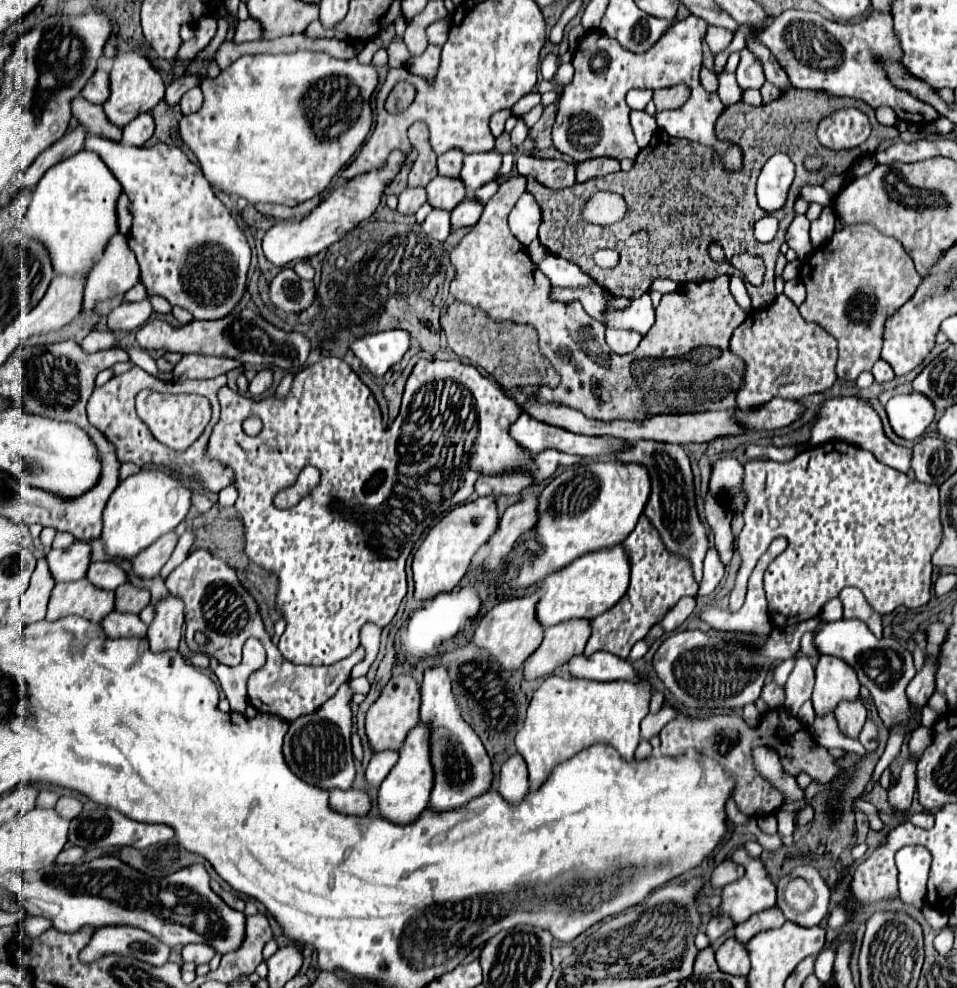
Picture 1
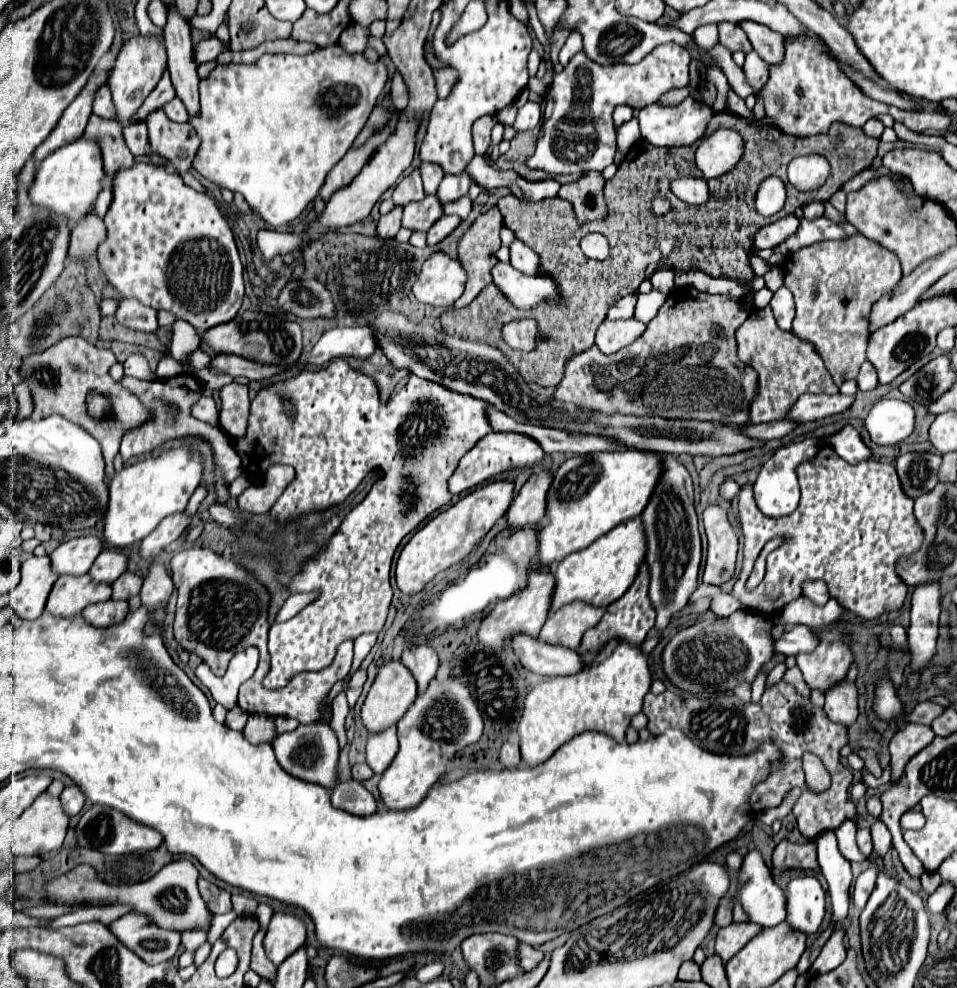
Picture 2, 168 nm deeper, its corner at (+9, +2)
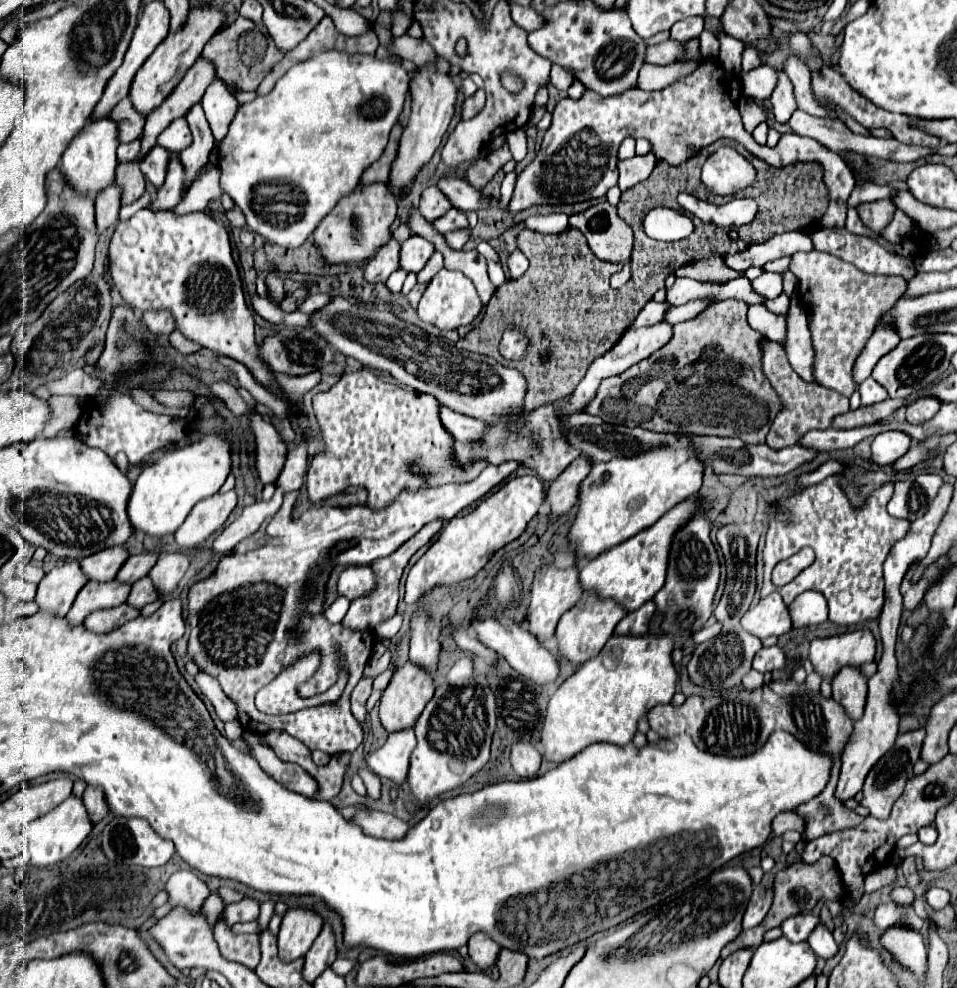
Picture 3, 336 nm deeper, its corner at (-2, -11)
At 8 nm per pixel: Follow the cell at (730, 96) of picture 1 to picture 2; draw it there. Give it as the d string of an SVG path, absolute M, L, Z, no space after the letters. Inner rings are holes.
M730 91L730 97L728 97L728 107L729 110L735 111L738 115L747 118L748 120L755 120L754 113L746 108L745 101L742 101L734 91Z

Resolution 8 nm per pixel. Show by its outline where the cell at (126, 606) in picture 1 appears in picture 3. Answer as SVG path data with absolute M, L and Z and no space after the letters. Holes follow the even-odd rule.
M149 576L137 580L133 586L131 586L131 594L127 598L127 604L131 604L133 608L143 608L145 604L149 602L155 602L159 596L157 596L157 590L153 586L153 582L149 580Z

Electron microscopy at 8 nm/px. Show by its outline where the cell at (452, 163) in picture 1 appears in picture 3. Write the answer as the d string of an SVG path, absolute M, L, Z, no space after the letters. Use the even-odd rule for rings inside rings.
M429 186L429 188L423 190L423 194L421 194L421 204L419 204L419 212L421 212L429 222L441 218L449 208L451 208L451 204L449 204L447 196L445 196L443 192L439 192L437 186Z

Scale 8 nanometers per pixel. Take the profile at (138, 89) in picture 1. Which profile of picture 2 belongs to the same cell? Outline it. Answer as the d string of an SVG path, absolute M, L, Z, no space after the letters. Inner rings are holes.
M138 35L122 45L122 51L108 77L108 87L112 89L112 99L120 121L126 123L126 119L130 119L130 115L134 115L142 107L144 99L158 85L164 69L166 69L166 47L160 37L154 39L152 35Z

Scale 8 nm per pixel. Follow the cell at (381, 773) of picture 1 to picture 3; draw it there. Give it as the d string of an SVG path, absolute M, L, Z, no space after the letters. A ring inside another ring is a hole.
M413 730L393 732L379 750L367 756L367 764L377 776L385 776L395 784L401 784L407 778L409 756L413 748L415 748Z

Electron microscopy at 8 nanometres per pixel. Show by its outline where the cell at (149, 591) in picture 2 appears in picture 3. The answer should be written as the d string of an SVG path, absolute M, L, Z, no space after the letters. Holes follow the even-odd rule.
M183 552L159 554L157 564L149 572L149 578L153 580L161 600L167 600L179 588L179 582L187 572L187 568L189 568L189 558Z

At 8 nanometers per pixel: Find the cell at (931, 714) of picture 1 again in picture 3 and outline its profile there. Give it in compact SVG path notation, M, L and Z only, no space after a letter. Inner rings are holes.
M781 646L761 648L757 656L753 658L753 668L759 672L773 672L773 670L785 670L787 668L787 656Z

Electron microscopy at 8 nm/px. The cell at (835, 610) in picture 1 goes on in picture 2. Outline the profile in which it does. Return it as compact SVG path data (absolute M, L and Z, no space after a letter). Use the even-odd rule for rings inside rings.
M804 581L802 583L802 595L808 597L812 603L816 605L826 605L830 595L828 595L828 587L822 581Z

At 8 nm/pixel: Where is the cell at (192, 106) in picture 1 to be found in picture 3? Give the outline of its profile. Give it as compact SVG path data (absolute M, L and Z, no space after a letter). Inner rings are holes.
M177 118L173 120L165 132L161 132L161 136L157 138L157 142L167 148L169 152L181 152L183 148L187 148L191 144L191 132L189 132L189 124L185 118Z

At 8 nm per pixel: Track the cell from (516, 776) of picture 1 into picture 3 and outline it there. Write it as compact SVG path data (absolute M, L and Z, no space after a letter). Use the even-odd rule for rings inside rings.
M519 742L511 750L511 764L513 764L515 774L519 774L521 778L533 778L539 770L541 754L537 752L535 746Z

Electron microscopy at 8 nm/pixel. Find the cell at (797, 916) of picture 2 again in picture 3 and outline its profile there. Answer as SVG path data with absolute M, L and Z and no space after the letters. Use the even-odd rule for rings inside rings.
M819 922L817 928L813 928L807 942L813 948L813 952L821 958L833 958L837 954L837 944L833 940L833 934L829 932L829 928L823 922Z

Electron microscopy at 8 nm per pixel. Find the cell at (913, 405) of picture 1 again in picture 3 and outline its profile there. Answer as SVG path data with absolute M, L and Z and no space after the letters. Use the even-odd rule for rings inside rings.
M889 430L889 432L881 432L873 438L871 444L871 458L877 464L893 464L895 460L899 460L907 448L911 446L911 436L905 436L905 432L901 430Z

